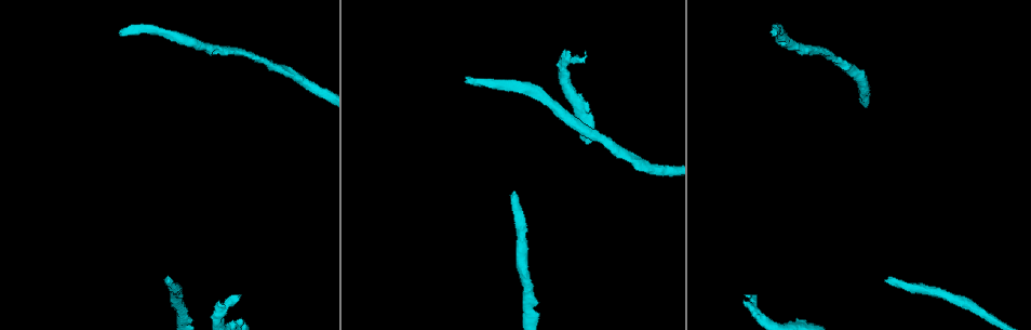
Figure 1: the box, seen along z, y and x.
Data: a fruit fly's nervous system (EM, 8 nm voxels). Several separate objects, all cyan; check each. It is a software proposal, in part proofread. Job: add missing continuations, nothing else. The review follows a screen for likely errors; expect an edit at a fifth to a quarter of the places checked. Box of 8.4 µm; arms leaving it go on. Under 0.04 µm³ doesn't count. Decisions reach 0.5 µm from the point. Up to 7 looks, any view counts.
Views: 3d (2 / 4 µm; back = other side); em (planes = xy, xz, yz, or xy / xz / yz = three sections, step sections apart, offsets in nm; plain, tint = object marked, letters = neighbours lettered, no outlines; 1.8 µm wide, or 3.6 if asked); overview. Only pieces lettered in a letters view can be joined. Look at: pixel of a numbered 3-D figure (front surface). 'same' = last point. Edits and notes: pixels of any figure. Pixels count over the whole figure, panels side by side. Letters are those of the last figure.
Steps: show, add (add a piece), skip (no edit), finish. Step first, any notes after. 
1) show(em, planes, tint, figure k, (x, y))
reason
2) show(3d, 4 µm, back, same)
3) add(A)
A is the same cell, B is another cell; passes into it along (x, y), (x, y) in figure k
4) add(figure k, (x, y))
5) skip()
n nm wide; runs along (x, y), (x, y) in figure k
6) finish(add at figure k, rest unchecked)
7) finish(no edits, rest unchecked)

show(em, xz, step 16, letters, figure 1, (584, 53))
branch stops here

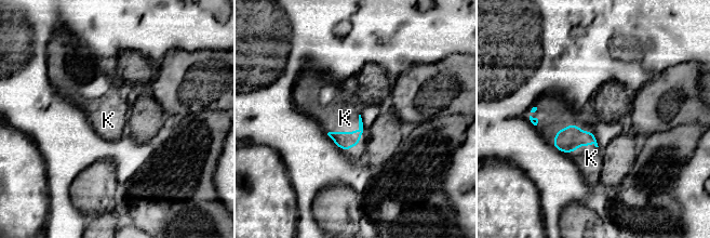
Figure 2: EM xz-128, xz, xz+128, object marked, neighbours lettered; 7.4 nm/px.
add(K)
K is the same cell; passes into it along (345, 141), (350, 132), (345, 118) in figure 2; the neuron continues

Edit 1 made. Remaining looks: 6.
show(overview)
see it whole again

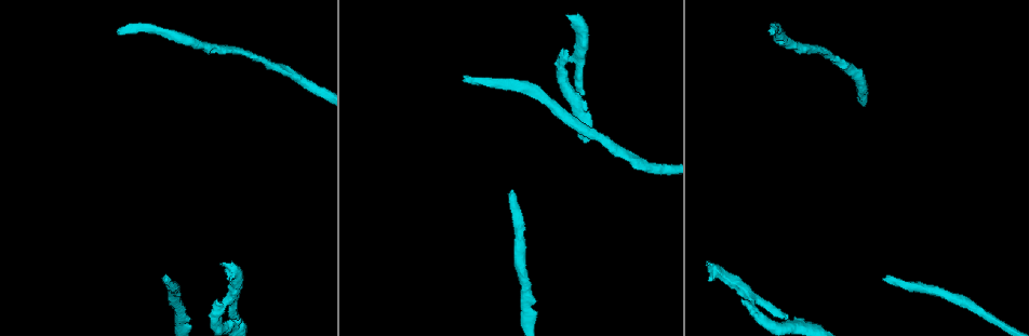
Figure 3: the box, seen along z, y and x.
show(3d, 2 µm, figure 3, (512, 191))
branch stops here

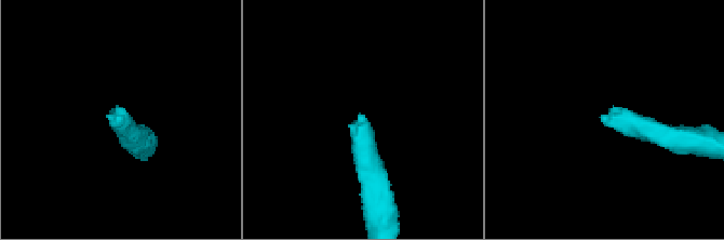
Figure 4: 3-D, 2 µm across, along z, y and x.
show(em, 3.6 µm, planes, letters, figure 4, (359, 114))

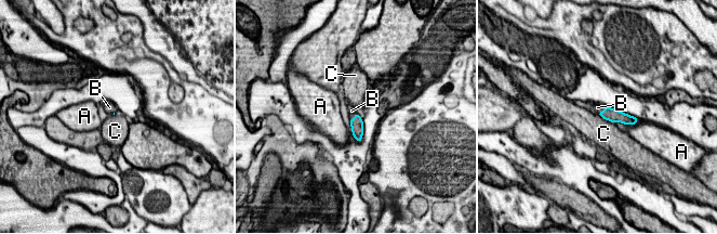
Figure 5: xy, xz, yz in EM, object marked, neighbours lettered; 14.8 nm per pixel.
add(B)
B is the same cell, A and C are other cells; passes into it along (357, 125), (355, 117), (352, 111) in figure 5; the neuron continues

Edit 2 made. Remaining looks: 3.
finish(add at figure 2, add at figure 5, rest unchecked)

